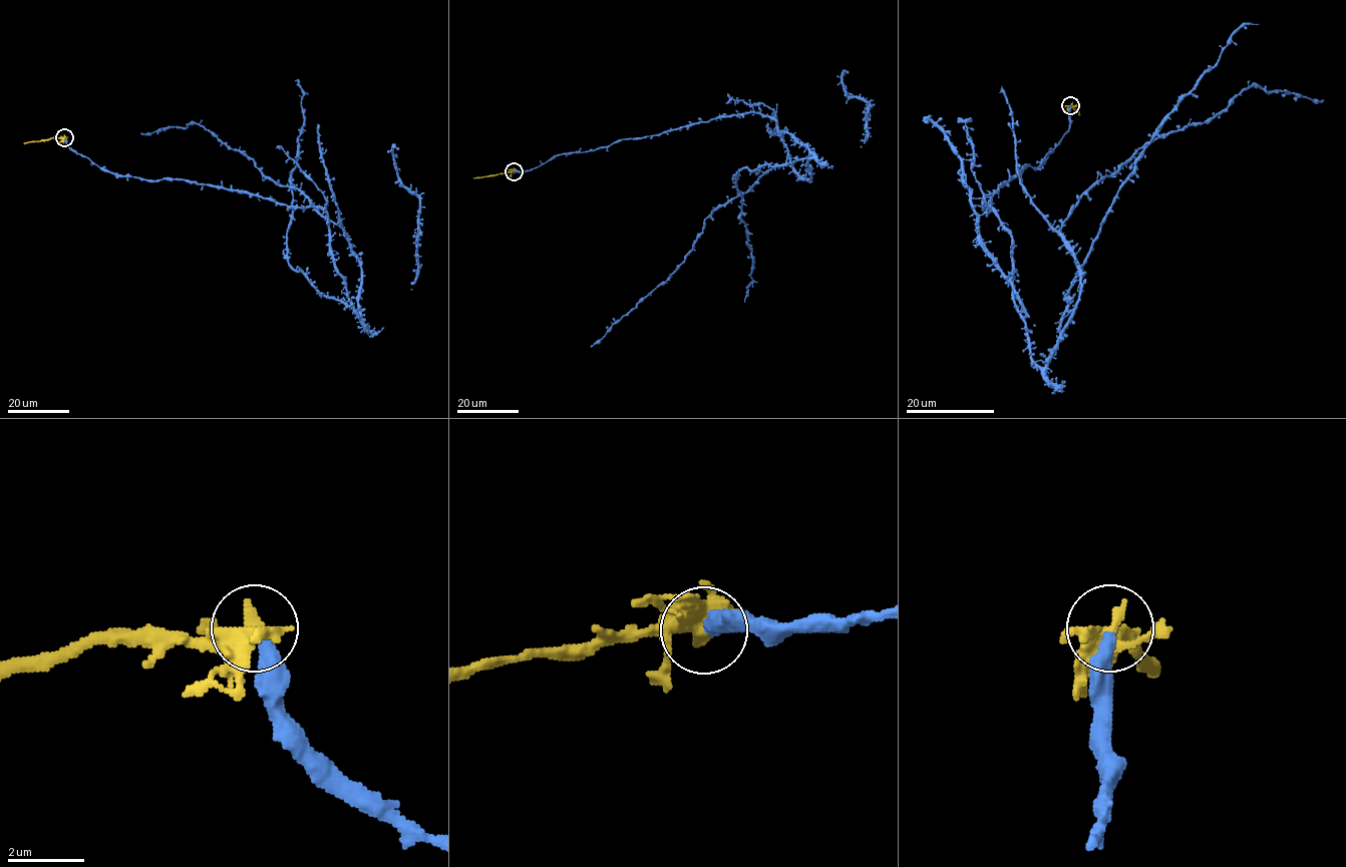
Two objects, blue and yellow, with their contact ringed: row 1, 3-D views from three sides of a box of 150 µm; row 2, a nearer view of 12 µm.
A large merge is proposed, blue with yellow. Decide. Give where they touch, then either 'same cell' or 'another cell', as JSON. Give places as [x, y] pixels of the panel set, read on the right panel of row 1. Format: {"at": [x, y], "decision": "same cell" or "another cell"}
{"at": [1070, 105], "decision": "another cell"}

